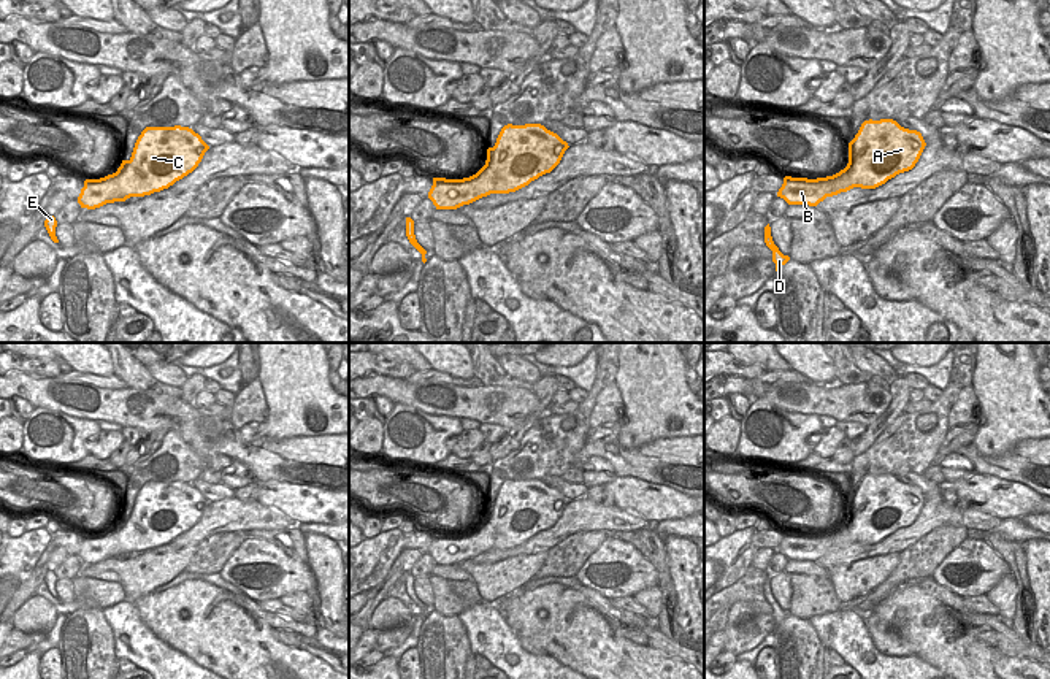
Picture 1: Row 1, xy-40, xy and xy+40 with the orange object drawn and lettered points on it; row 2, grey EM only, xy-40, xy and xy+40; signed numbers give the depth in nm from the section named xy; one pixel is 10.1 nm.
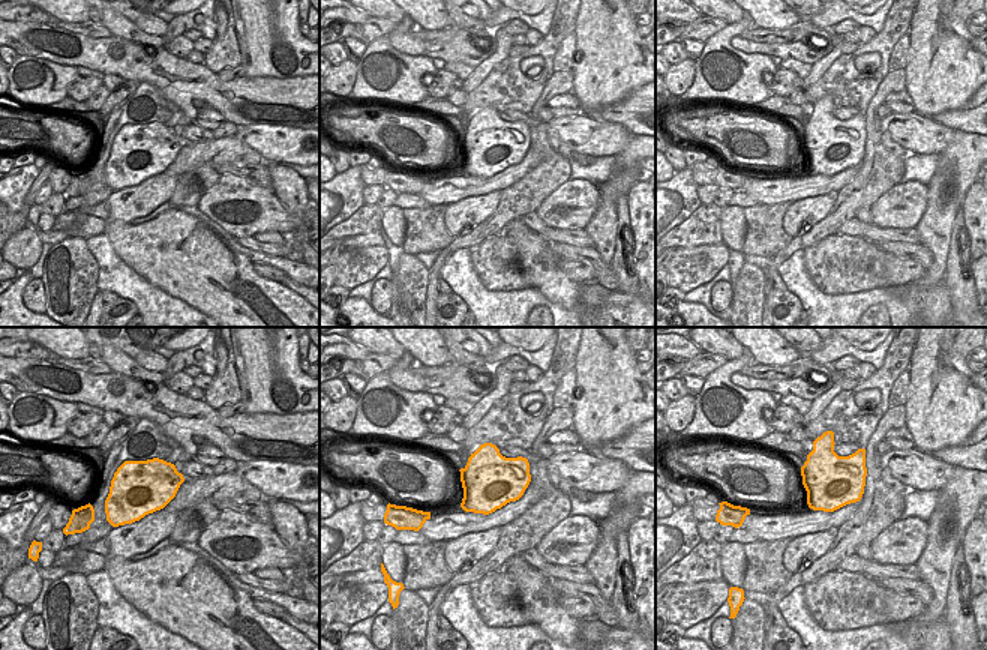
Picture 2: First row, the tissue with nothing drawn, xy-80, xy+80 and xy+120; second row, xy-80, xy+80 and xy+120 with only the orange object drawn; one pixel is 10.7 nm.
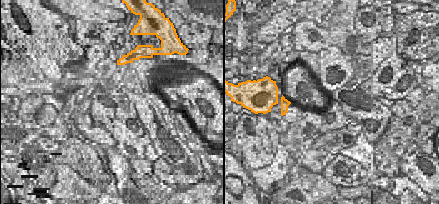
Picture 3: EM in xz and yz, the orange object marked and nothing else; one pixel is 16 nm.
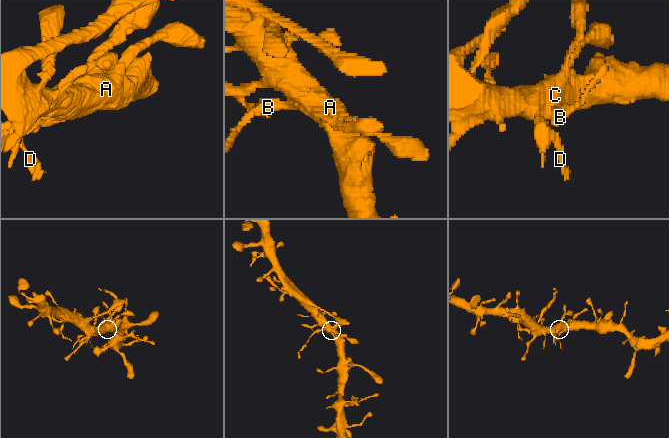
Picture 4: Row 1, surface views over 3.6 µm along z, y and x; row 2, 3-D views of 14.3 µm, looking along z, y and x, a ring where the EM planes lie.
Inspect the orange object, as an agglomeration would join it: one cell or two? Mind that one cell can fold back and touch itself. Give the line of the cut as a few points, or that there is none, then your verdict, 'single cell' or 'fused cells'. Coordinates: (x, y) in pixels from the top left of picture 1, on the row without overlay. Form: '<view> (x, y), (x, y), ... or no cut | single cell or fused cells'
xy-40 (114, 529), (121, 549), (126, 554) | fused cells

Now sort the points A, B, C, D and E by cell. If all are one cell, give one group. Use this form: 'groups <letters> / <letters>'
groups A C D E / B

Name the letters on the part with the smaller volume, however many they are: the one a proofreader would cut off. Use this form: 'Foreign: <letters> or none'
Foreign: B

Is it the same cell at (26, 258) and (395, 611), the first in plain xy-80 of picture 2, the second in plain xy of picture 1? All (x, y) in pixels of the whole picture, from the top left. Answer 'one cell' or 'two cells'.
one cell

